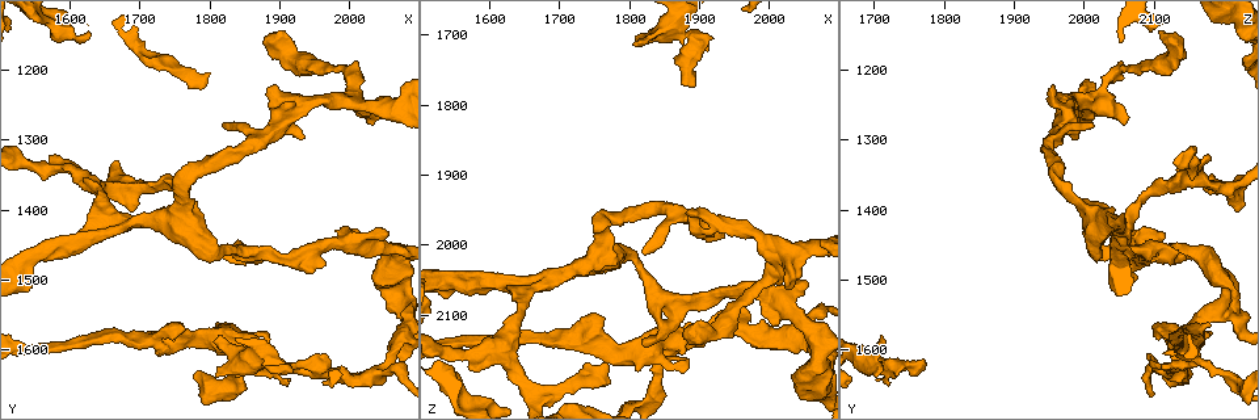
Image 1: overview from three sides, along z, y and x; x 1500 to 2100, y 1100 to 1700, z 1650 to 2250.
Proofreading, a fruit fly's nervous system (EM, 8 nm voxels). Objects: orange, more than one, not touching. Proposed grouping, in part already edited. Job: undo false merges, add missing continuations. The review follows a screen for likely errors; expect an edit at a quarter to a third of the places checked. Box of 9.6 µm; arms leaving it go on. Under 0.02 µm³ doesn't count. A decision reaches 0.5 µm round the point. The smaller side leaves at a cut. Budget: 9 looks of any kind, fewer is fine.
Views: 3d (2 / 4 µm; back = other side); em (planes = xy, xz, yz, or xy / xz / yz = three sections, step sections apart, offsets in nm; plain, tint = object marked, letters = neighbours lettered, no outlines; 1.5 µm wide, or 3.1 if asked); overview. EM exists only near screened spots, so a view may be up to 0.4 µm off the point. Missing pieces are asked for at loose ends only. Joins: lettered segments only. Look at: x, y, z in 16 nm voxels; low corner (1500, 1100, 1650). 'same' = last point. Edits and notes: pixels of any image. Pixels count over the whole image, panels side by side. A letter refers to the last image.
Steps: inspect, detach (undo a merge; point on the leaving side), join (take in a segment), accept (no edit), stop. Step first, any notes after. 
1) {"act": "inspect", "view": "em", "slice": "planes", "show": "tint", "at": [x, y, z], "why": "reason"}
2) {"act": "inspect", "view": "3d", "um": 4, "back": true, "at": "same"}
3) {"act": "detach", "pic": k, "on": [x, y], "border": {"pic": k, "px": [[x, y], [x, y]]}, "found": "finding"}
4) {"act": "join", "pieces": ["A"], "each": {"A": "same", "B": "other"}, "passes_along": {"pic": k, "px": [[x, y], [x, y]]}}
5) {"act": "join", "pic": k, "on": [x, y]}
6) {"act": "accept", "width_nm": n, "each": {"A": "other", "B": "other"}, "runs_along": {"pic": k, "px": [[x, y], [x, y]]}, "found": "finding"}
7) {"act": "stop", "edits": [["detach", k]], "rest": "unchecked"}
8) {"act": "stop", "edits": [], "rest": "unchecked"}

{"act": "inspect", "view": "3d", "um": 2, "at": [1810, 1630, 1700], "why": "an open end"}

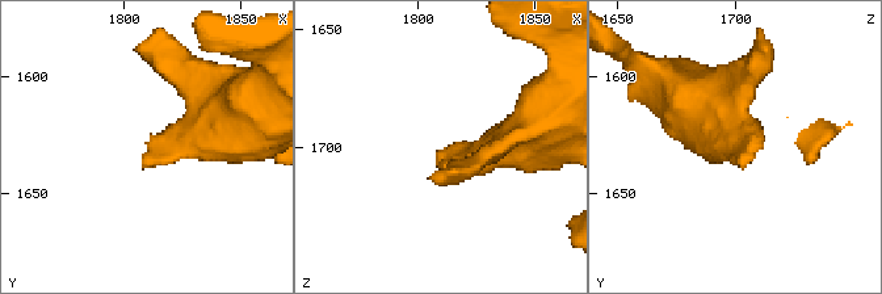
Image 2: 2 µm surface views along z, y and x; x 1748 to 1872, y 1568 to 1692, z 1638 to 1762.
{"act": "inspect", "view": "em", "slice": "planes", "show": "letters", "at": [1808, 1637, 1703], "why": "need the tissue"}

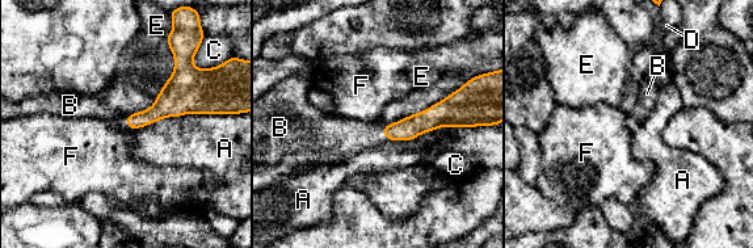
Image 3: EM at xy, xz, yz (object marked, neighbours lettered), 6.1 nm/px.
{"act": "join", "pieces": ["B"], "each": {"A": "other", "B": "same", "C": "other", "D": "other", "E": "other", "F": "other"}, "found": "the cell continues"}

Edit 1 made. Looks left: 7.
{"act": "inspect", "view": "overview", "why": "redraw"}

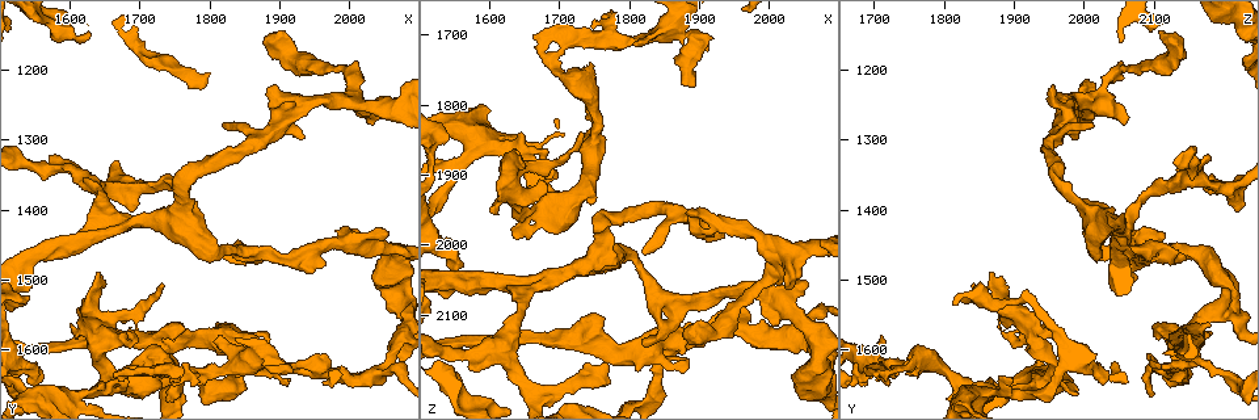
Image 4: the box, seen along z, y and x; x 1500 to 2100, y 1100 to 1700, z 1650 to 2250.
{"act": "inspect", "view": "em", "slice": "yz", "step": 4, "show": "plain", "at": [1900, 1635, 1770], "why": "branch stops here"}

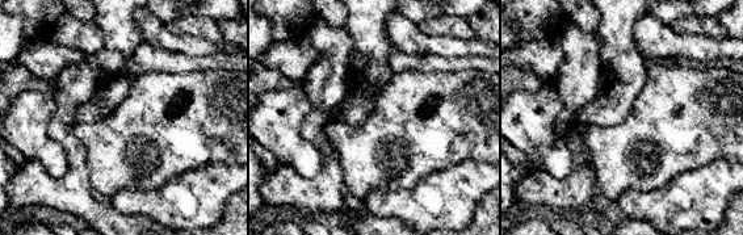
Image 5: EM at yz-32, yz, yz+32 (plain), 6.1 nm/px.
{"act": "inspect", "view": "em", "slice": "yz", "step": 4, "show": "letters", "at": "same"}

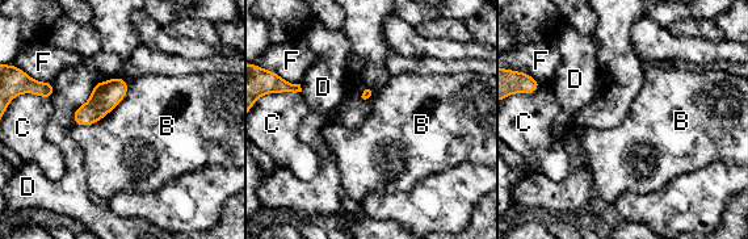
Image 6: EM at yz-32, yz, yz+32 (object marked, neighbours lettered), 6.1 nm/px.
{"act": "accept", "each": {"B": "other", "C": "other", "D": "other", "F": "other"}, "border": {"pic": 6, "px": [[129, 84], [126, 96], [109, 112]]}, "found": "none of them fits"}

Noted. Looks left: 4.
{"act": "inspect", "view": "em", "slice": "planes", "show": "plain", "at": [1910, 1145, 2110], "why": "stops while still wide"}

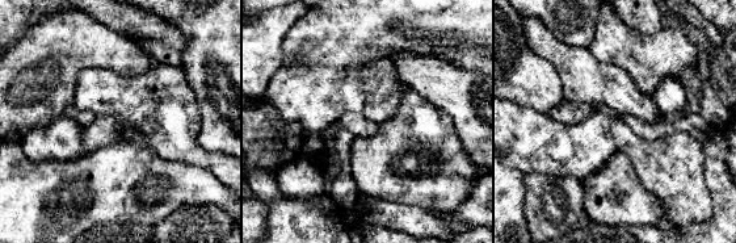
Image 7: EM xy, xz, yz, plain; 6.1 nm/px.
{"act": "inspect", "view": "em", "slice": "planes", "show": "tint", "at": "same"}

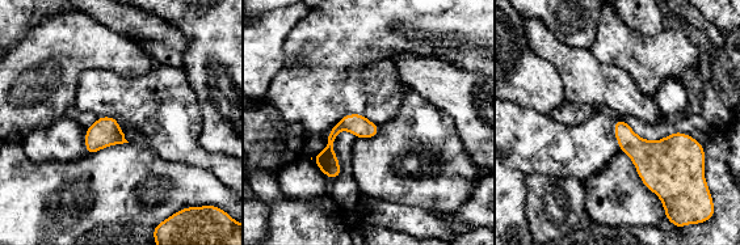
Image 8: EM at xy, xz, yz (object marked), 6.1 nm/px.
{"act": "inspect", "view": "em", "slice": "planes", "show": "letters", "at": "same", "why": "see the neighbours"}

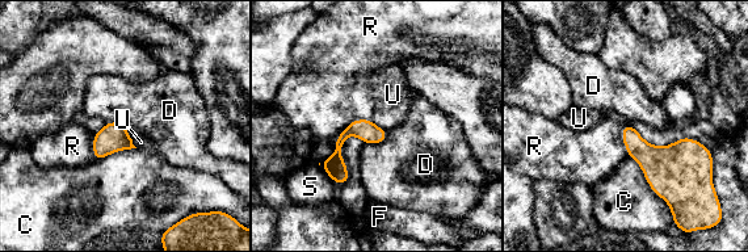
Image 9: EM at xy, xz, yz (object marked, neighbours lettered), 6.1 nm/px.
{"act": "accept", "each": {"C": "other", "D": "other", "F": "other", "R": "other", "S": "other", "U": "other"}, "border": {"pic": 9, "px": [[124, 124], [131, 142], [137, 147]]}, "found": "none of them fits"}

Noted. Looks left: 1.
{"act": "stop", "edits": [["join", 3]], "rest": "unchecked"}

